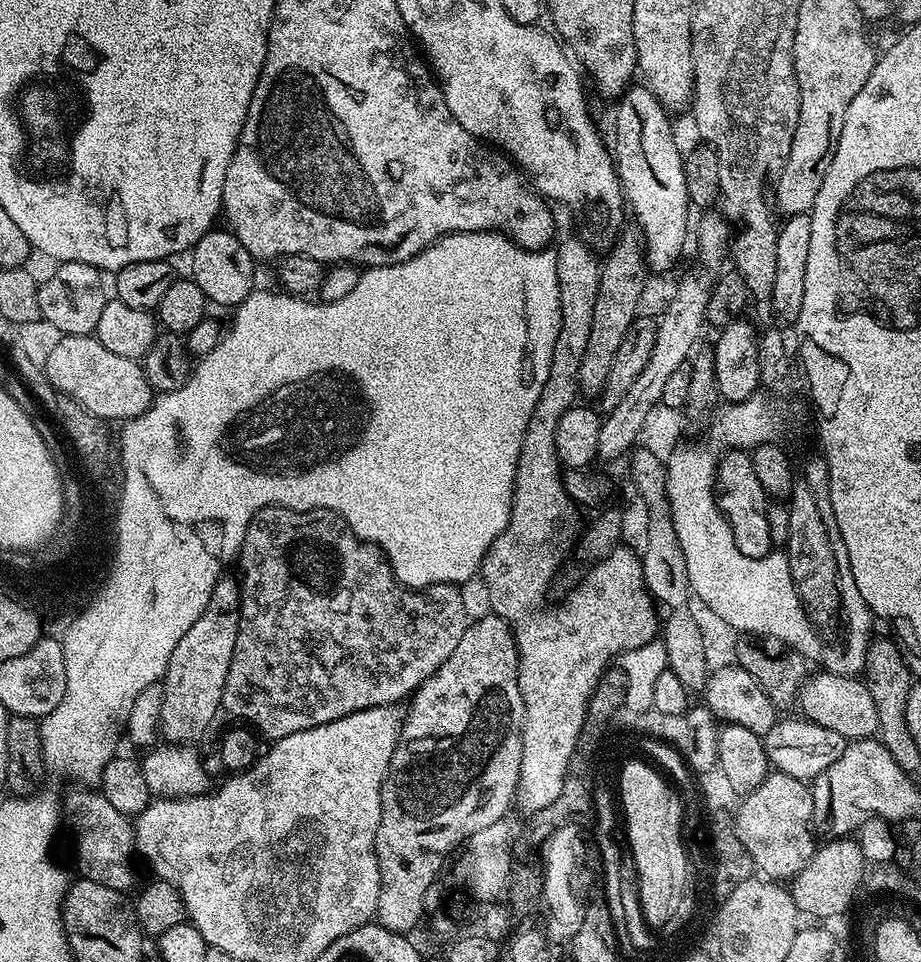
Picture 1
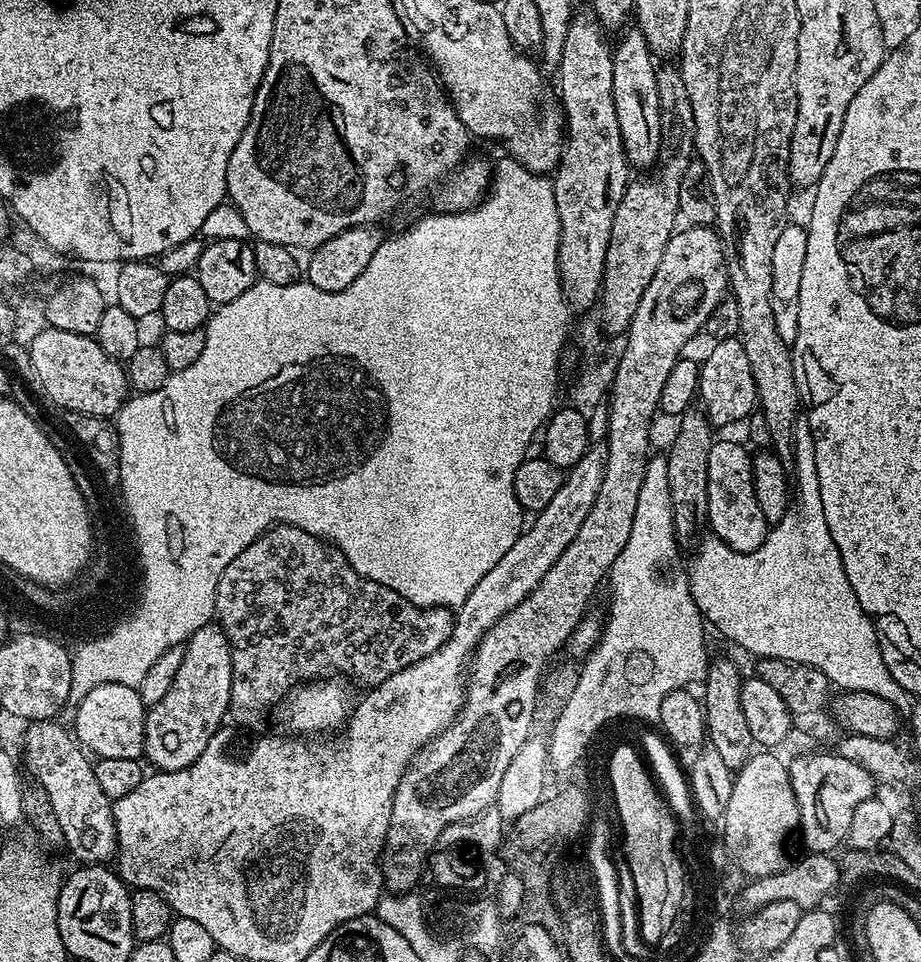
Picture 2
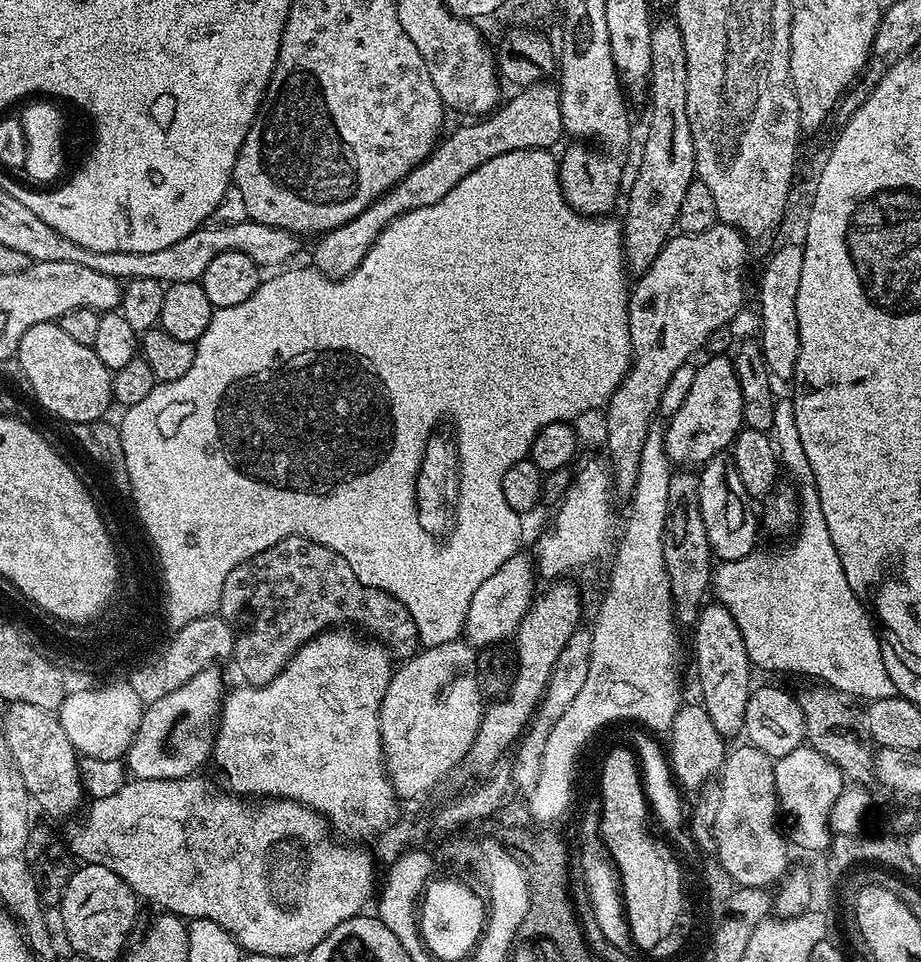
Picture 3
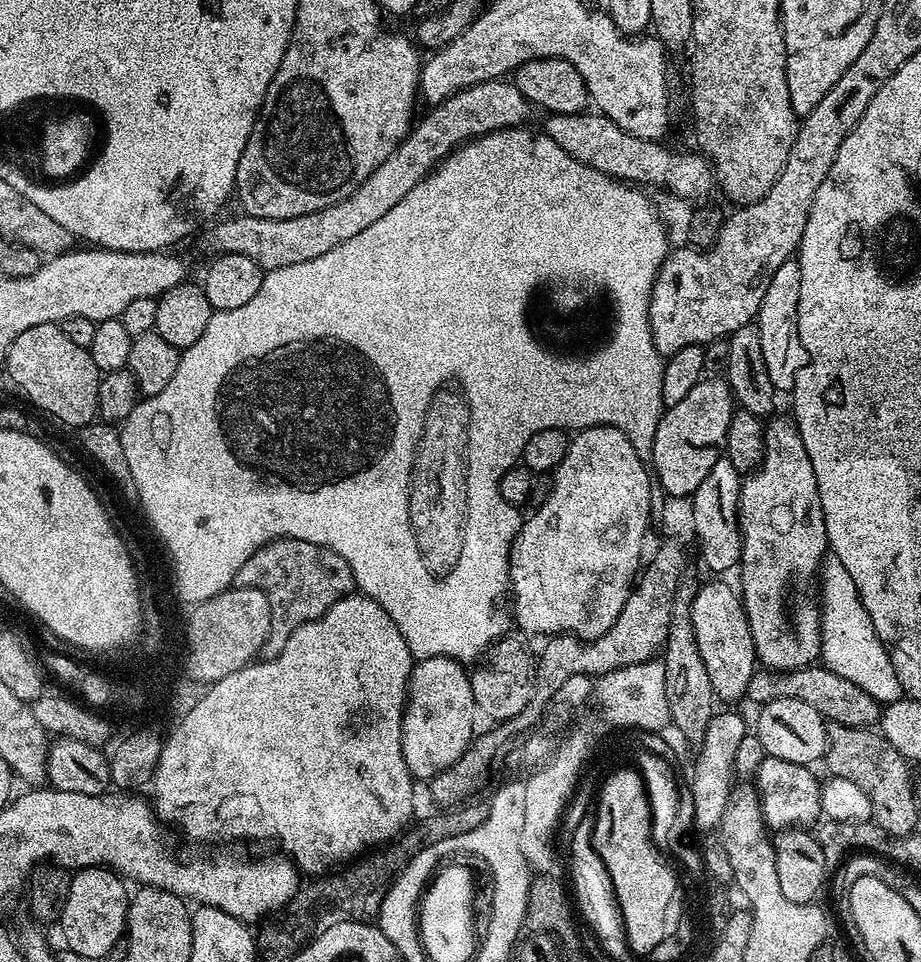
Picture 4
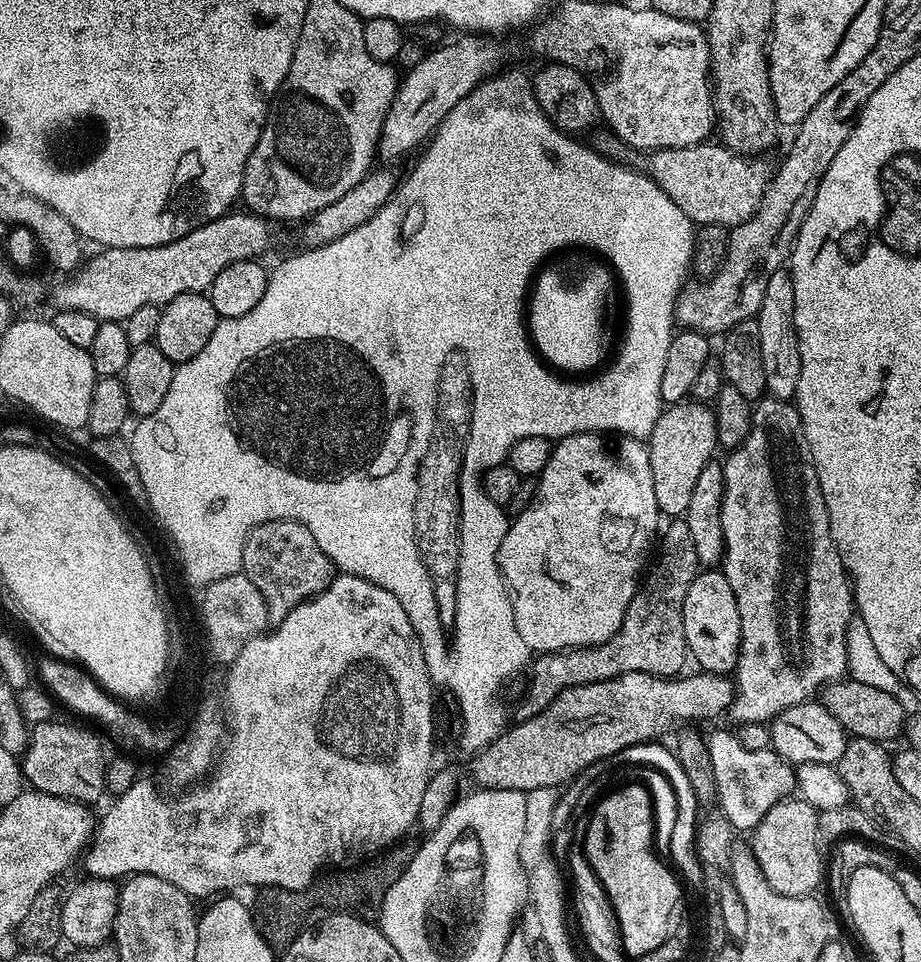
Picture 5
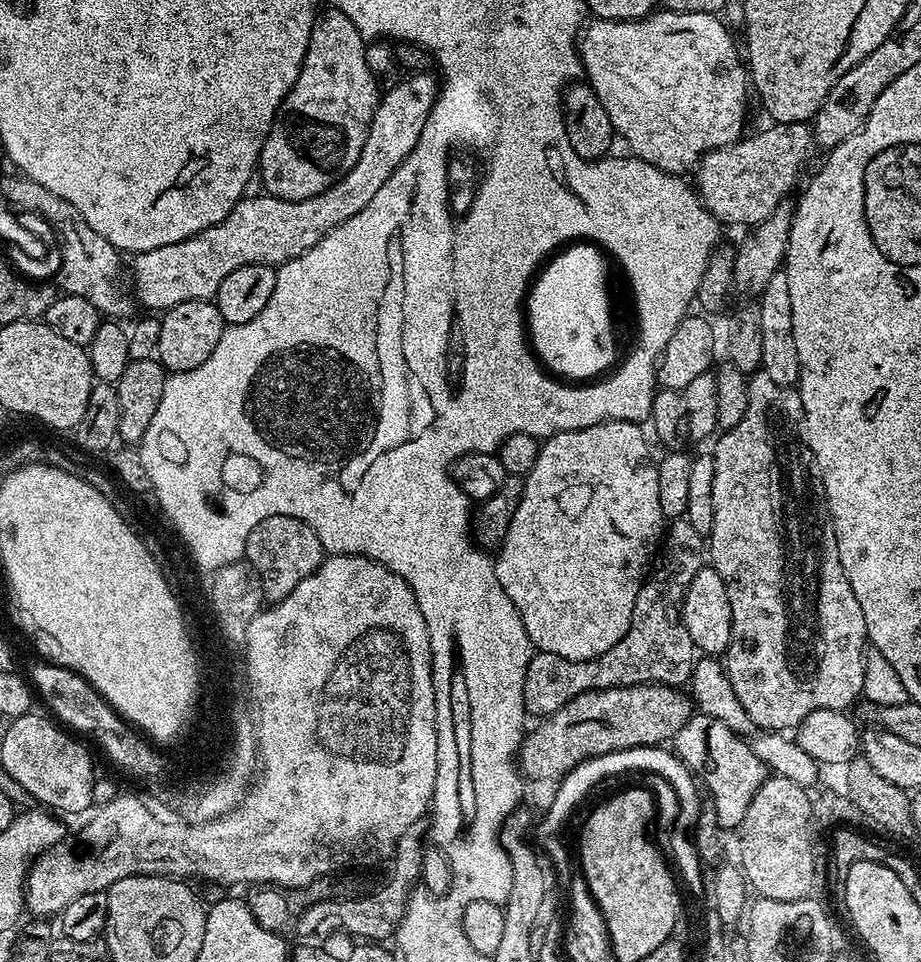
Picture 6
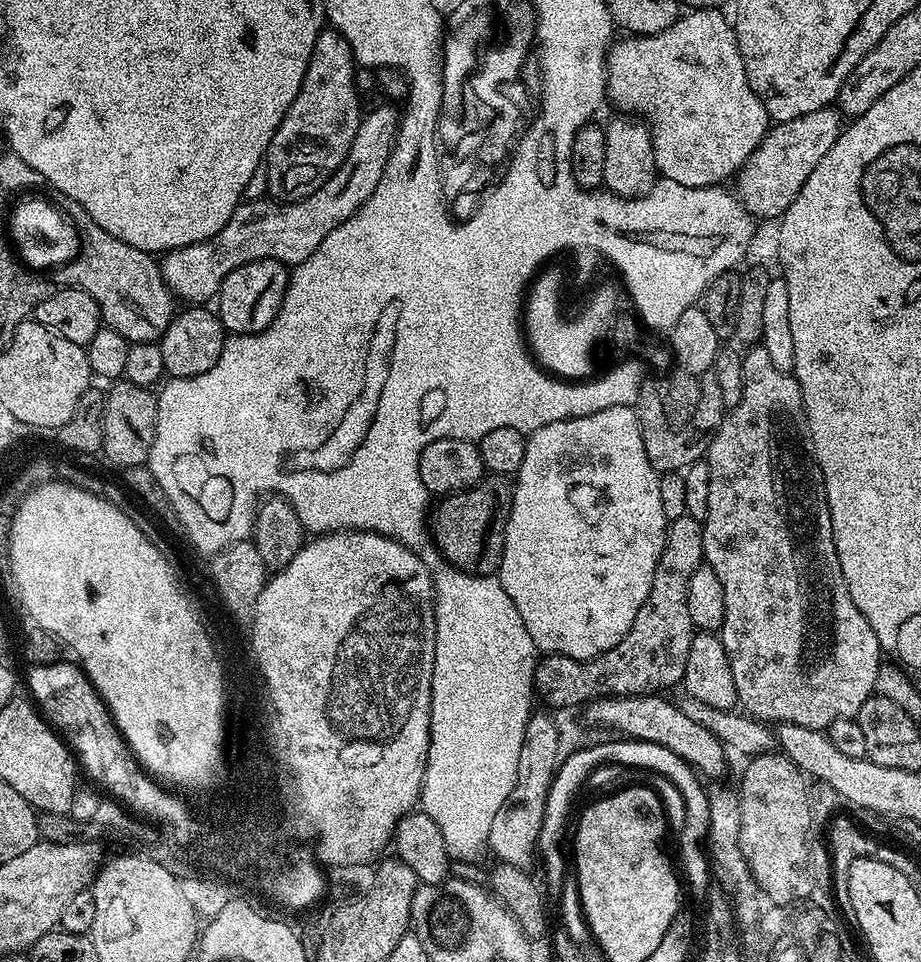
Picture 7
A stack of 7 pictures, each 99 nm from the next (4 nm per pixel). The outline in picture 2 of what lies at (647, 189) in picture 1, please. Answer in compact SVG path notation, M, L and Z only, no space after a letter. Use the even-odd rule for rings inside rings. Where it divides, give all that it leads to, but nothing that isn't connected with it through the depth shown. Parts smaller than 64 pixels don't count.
M629 27L624 34L620 41L615 41L612 49L614 110L618 110L618 126L622 130L622 142L629 165L633 169L640 168L636 170L648 170L655 165L659 157L662 138L656 77L658 64L638 27Z

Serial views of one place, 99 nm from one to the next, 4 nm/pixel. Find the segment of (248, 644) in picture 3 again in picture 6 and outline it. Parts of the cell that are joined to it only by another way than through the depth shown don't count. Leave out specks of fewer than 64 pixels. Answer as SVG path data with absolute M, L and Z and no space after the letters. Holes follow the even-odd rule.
M289 516L262 518L262 522L250 530L250 538L244 543L244 560L258 574L264 599L268 602L286 598L286 594L290 594L302 578L314 574L325 559L326 553L322 542L318 542L318 534L314 534L306 522Z

